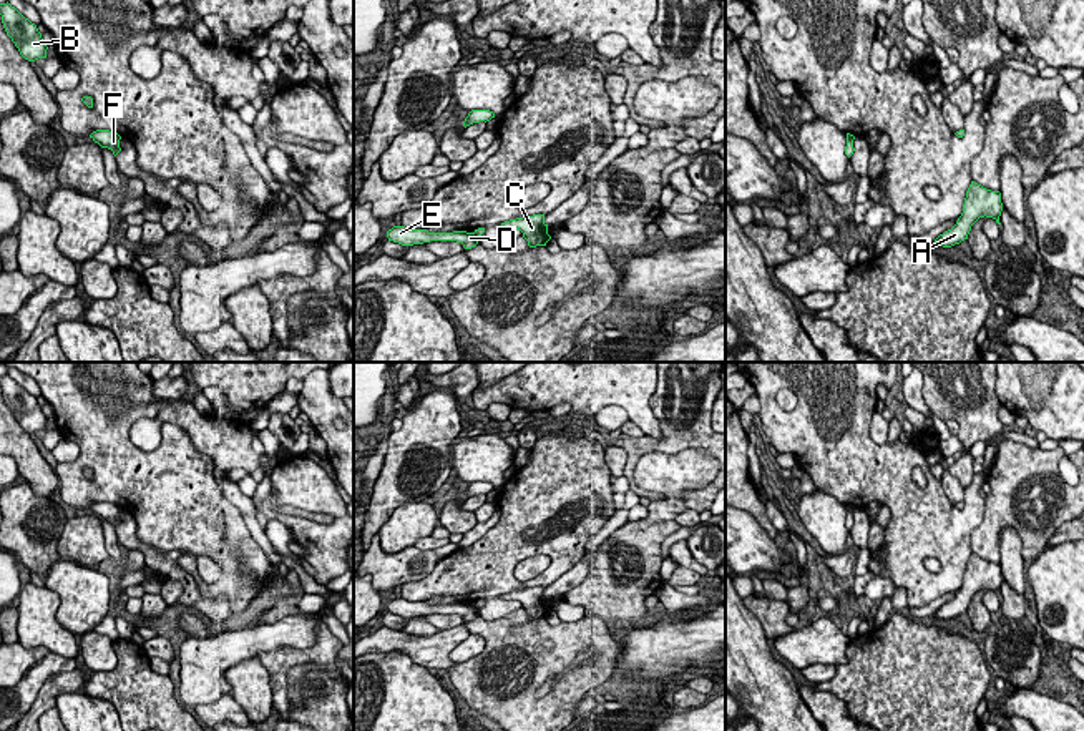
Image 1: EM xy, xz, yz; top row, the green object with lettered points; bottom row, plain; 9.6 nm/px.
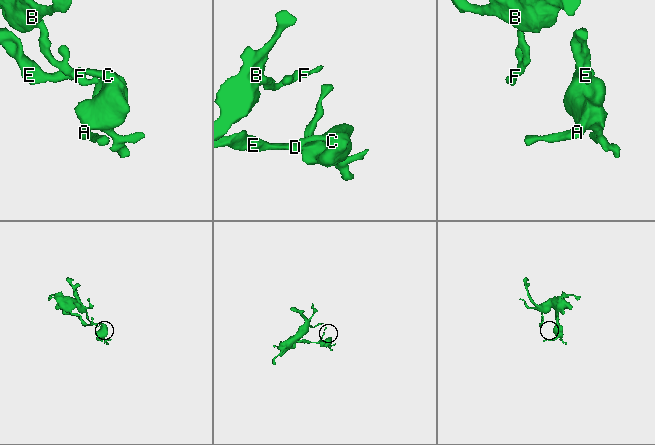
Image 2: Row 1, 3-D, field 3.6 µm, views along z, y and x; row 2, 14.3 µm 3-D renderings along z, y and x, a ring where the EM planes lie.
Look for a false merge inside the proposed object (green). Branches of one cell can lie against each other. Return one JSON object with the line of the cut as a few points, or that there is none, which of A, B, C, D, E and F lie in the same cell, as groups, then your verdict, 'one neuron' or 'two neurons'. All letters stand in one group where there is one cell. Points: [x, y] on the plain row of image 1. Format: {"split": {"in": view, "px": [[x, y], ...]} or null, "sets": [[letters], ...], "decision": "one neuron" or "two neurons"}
{"split": null, "sets": [["A", "B", "C", "D", "E", "F"]], "decision": "one neuron"}

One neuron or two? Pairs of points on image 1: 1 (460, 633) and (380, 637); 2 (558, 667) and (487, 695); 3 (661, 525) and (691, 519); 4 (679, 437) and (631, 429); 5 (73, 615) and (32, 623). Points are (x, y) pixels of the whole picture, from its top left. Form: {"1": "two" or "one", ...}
{"1": "one", "2": "one", "3": "two", "4": "two", "5": "two"}

